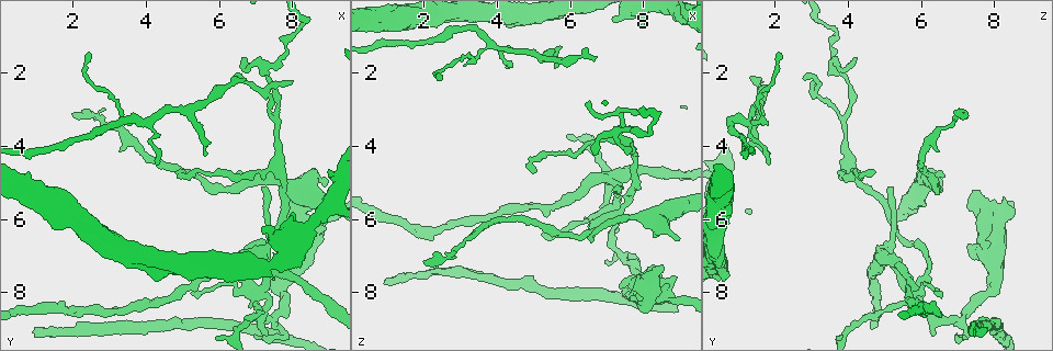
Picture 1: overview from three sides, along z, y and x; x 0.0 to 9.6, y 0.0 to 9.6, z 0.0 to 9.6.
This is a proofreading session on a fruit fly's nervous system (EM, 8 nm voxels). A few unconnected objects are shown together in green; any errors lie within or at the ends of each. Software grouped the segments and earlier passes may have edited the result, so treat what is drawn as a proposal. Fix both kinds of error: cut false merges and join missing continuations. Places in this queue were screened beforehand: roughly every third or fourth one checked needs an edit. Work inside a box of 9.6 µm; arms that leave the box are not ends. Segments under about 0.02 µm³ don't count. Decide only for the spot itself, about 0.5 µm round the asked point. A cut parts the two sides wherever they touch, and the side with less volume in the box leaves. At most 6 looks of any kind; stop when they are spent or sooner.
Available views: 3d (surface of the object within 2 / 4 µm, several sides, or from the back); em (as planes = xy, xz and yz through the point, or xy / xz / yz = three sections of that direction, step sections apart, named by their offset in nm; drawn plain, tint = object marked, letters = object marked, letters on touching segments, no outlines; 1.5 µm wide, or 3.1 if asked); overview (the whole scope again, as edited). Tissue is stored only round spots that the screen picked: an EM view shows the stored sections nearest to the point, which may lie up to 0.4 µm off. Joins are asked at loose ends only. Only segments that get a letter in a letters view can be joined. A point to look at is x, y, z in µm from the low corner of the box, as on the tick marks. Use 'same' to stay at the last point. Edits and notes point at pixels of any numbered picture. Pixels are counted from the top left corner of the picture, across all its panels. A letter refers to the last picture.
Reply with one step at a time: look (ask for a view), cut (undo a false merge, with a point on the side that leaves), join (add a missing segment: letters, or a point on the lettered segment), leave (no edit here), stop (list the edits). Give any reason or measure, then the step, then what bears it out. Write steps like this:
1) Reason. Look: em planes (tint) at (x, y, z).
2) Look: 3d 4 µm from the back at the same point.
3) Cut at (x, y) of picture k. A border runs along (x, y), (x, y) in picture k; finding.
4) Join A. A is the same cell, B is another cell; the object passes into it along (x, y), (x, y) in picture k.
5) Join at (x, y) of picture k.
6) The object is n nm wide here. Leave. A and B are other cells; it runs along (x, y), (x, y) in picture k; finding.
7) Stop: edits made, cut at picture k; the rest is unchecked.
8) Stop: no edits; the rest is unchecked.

Branch stops here. Look: 3d 2 µm at (7.95, 5.95, 0.70).

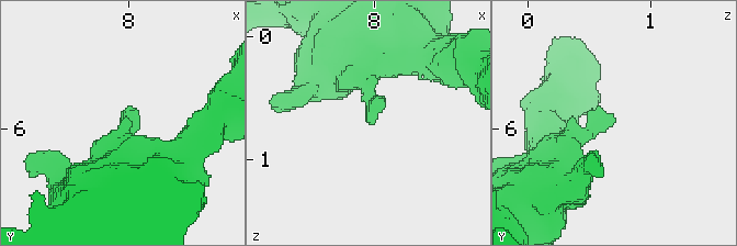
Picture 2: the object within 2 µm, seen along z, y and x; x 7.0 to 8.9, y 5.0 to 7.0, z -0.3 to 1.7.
Shape alone is not enough. Look: em planes (letters) at (7.96, 5.94, 0.70).

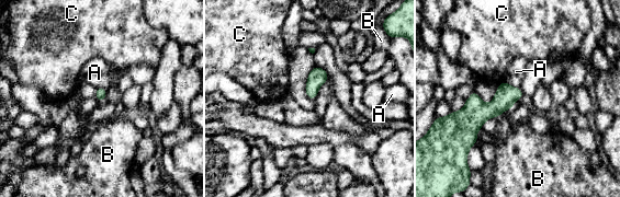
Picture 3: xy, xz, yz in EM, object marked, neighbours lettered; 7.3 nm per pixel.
The longest contact is with A, 130 nm. Leave. A, B and C are other cells; a border runs along (505, 80), (519, 88) in picture 3; no lettered segment goes on from it.

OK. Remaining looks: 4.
An open end. Look: em yz step 4 (letters) at (6.70, 2.20, 1.50).

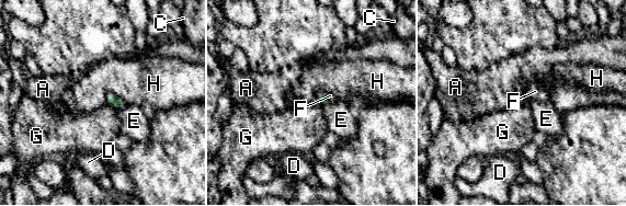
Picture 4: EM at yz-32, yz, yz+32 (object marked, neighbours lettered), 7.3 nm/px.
The longest contact is with H, 170 nm. Join at (331, 98) of picture 4. F is the same cell, A, C, D, E, G and H are other cells; the object passes into it along (321, 98), (326, 94), (331, 98) in picture 4; it goes on there.

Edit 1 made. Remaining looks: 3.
Redraw. Look: overview.

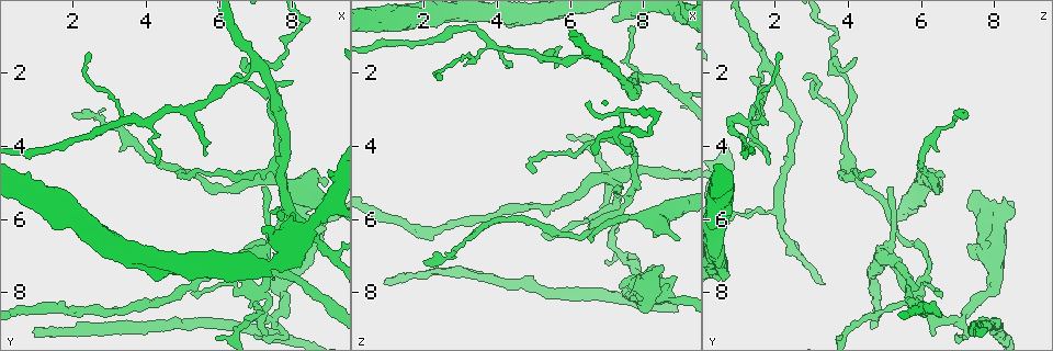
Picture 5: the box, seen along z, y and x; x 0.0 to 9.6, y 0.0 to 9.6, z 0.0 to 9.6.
Tapers out. Look: em planes (letters) at (2.45, 1.50, 2.15).

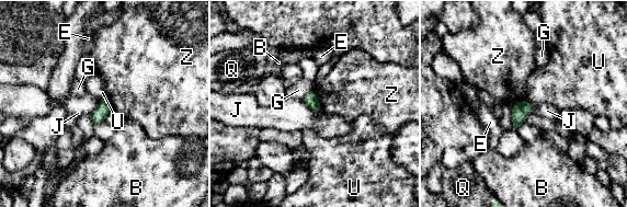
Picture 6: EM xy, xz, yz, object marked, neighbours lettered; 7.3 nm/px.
Leave. B, E, G, J, Q, U and Z are other cells; a border runs along (99, 101), (89, 114) in picture 6; no lettered segment goes on from it.

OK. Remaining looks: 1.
Stop: edits made, join at picture 4; the rest is unchecked.

